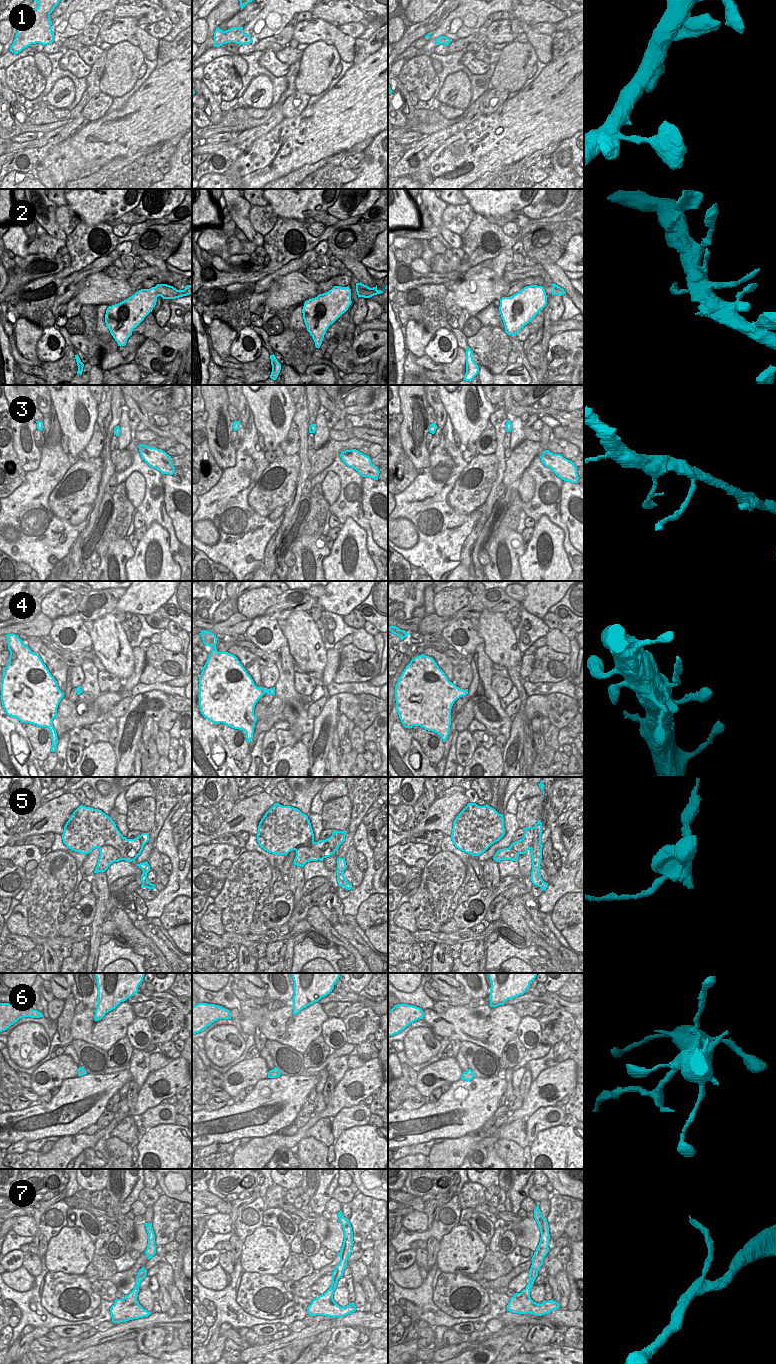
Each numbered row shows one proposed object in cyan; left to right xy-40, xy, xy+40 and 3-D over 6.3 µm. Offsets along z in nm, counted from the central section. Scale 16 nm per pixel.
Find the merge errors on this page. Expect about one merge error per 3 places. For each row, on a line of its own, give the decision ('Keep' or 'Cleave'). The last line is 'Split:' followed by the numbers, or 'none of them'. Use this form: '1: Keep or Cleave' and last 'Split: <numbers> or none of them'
1: Keep
2: Keep
3: Cleave
4: Cleave
5: Cleave
6: Cleave
7: Keep
Split: 3, 4, 5, 6

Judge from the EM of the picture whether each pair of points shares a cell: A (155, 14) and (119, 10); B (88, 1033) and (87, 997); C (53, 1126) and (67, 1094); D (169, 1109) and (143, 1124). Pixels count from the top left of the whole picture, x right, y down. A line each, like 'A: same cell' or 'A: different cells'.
A: same cell
B: different cells
C: same cell
D: same cell

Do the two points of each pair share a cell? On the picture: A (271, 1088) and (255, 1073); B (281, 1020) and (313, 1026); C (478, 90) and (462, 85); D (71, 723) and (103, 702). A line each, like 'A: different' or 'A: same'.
A: different
B: same
C: different
D: same

